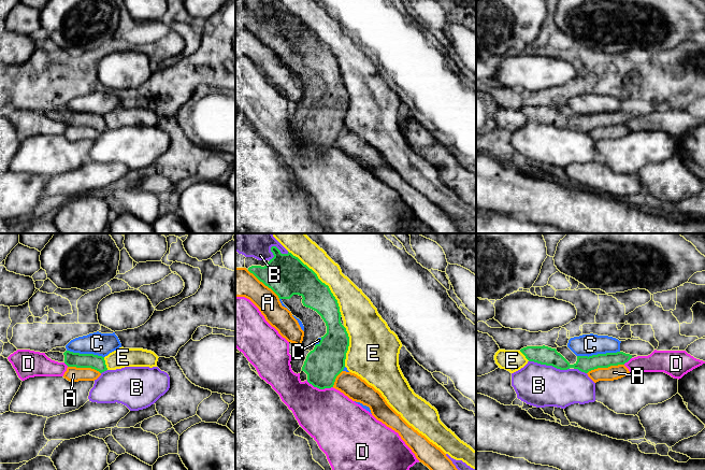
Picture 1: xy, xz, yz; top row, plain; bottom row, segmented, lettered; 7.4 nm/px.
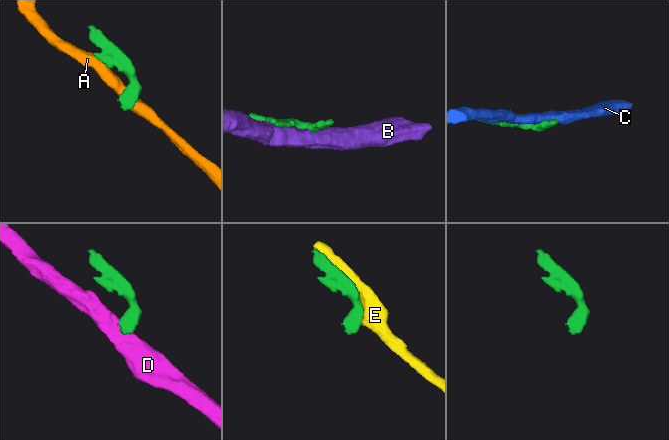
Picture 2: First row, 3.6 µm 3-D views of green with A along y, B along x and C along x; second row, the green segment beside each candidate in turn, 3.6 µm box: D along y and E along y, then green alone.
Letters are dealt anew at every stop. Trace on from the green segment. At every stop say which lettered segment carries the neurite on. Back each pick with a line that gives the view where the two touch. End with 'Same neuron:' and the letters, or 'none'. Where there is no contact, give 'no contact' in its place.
Same neuron: none

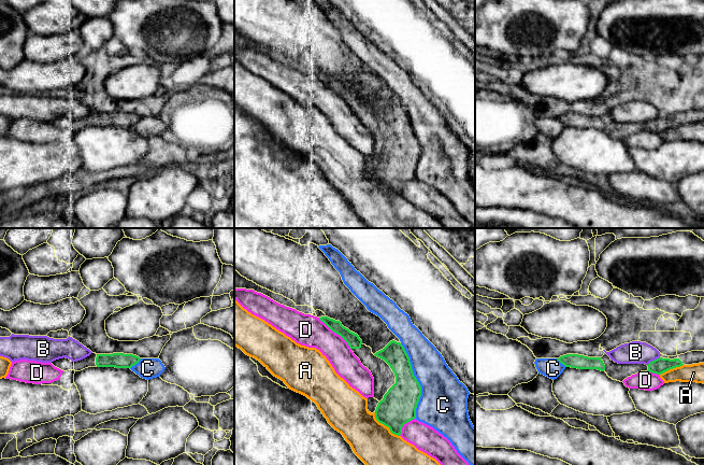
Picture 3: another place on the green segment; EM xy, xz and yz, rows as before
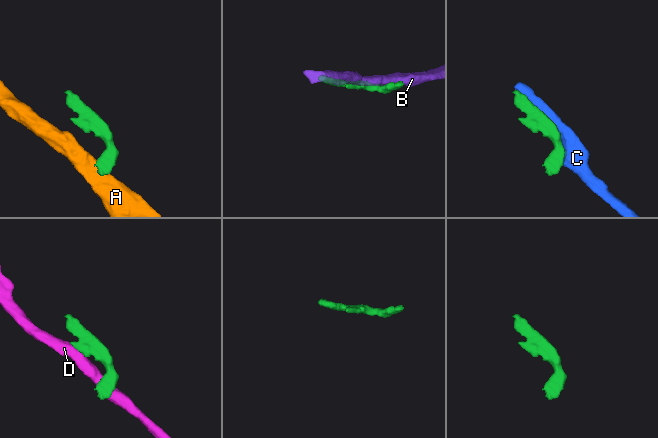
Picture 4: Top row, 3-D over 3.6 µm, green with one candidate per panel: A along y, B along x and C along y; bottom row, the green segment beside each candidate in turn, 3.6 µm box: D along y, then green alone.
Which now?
Same neuron: none

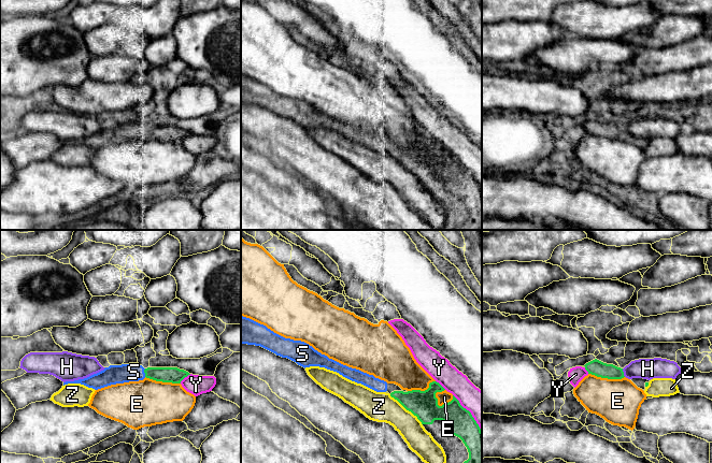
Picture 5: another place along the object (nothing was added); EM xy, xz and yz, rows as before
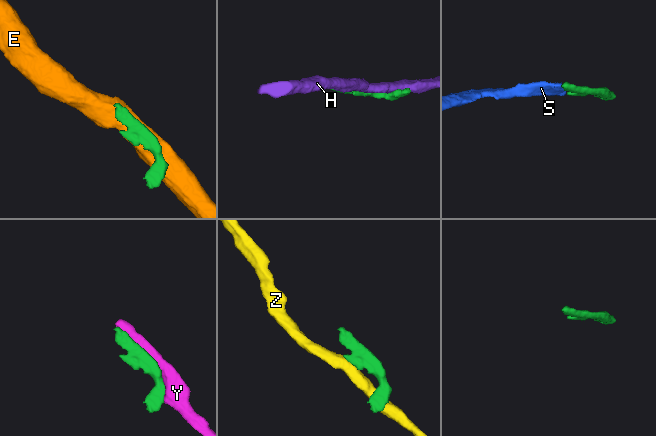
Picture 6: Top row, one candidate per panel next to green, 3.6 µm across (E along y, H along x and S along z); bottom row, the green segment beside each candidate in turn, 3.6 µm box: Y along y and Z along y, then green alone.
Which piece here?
S: xy
Same neuron: S

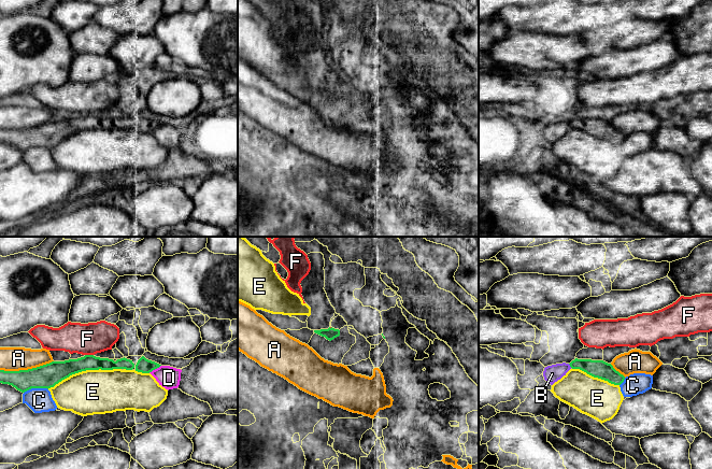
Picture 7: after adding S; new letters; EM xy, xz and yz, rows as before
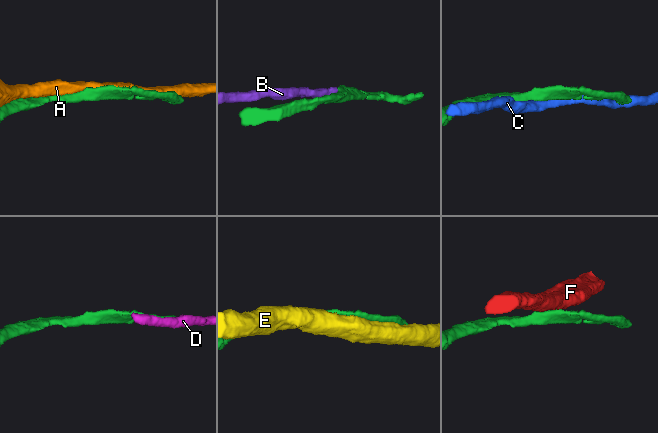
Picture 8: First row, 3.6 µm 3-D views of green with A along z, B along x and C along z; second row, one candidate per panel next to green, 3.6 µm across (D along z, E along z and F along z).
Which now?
Same neuron: none

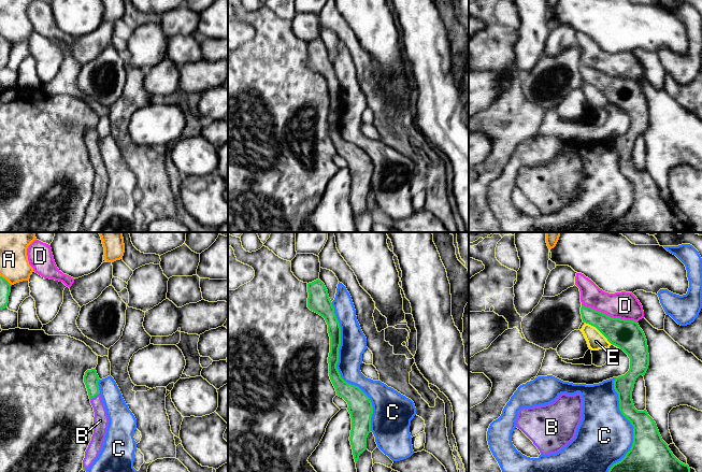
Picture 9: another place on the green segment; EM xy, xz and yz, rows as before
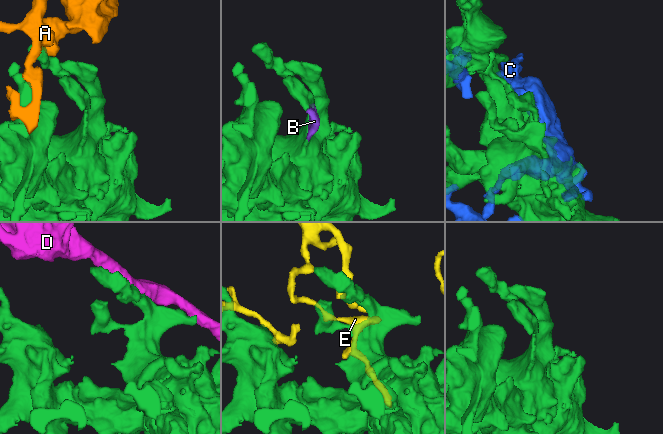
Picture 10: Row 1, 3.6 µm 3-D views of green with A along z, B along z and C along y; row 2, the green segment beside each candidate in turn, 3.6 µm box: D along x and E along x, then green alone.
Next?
B: xy
Same neuron: B

